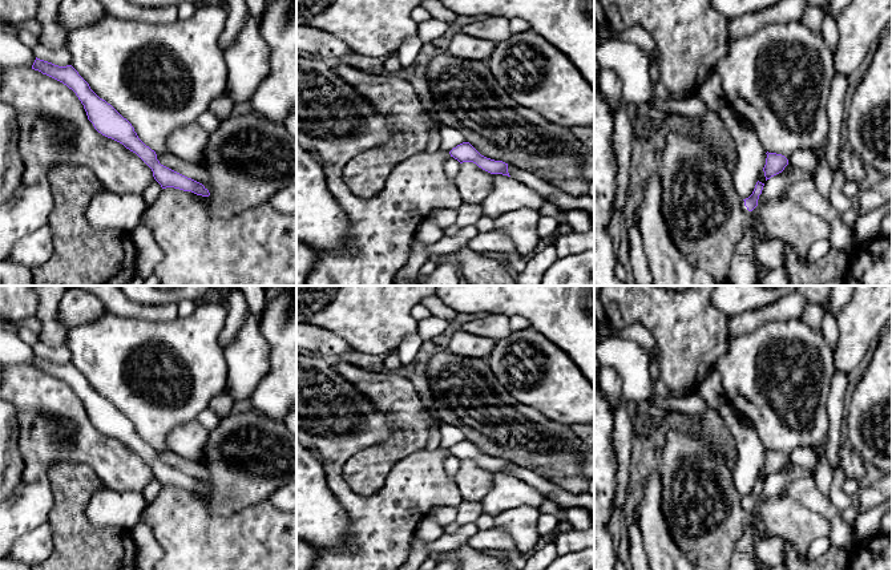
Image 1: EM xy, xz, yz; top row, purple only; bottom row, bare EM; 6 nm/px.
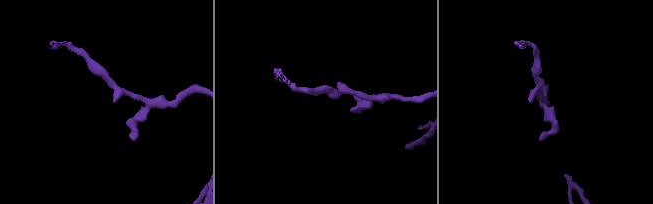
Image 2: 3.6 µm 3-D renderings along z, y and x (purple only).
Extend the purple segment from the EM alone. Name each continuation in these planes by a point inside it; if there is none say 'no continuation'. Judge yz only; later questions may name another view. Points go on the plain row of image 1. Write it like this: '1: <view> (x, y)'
no continuation

